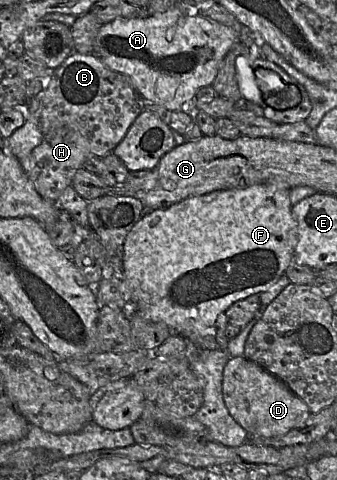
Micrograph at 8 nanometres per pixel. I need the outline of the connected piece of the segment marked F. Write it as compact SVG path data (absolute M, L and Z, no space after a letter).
M259 183L189 197L167 208L152 210L145 214L130 230L123 244L122 282L124 283L125 301L123 313L126 318L129 320L132 317L140 316L153 322L163 322L172 330L172 334L178 334L186 339L187 357L194 351L198 352L199 350L186 338L186 330L214 328L219 315L225 313L233 303L269 290L285 274L290 260L294 258L294 249L298 242L297 222L292 214L289 192L290 189L276 184Z

